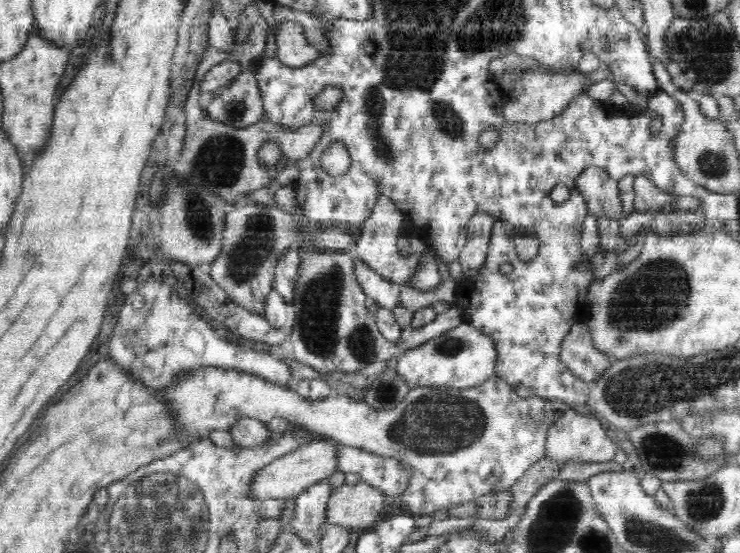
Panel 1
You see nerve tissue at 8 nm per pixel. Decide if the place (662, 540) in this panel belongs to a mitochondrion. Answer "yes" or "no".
yes

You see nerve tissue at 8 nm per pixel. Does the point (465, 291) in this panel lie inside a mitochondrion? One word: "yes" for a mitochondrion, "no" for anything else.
no

